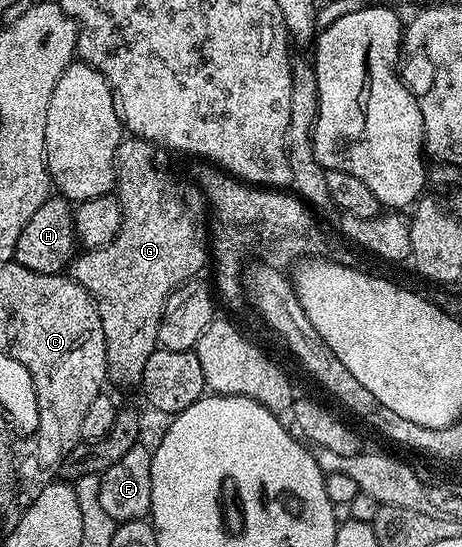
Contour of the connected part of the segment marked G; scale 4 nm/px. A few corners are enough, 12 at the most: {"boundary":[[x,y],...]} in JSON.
{"boundary":[[118,144],[122,226],[69,276],[98,305],[109,384],[141,386],[166,301],[208,265],[198,209]]}

